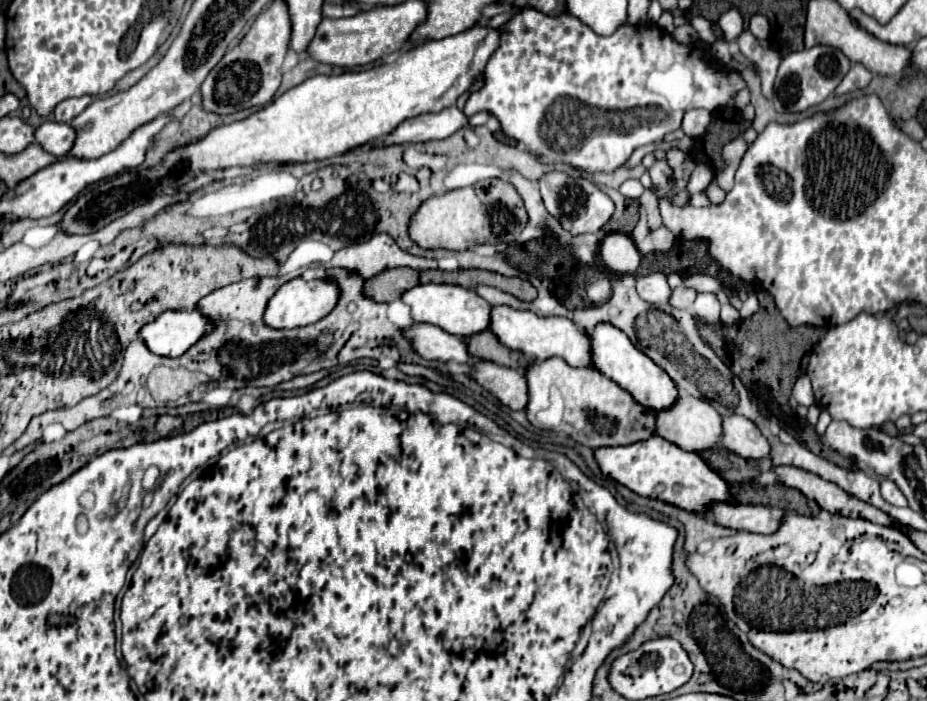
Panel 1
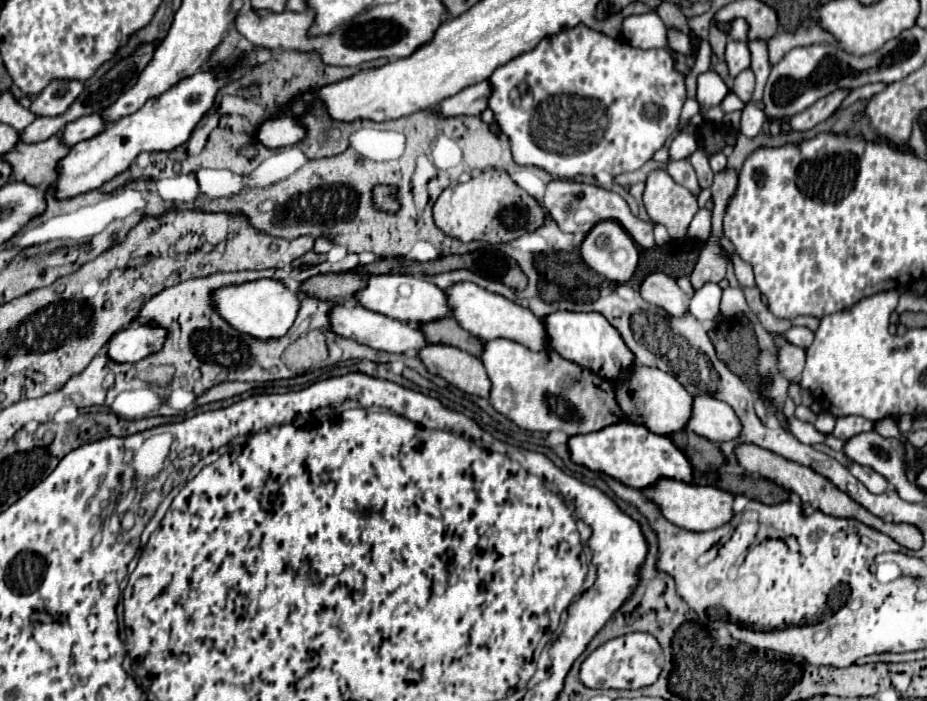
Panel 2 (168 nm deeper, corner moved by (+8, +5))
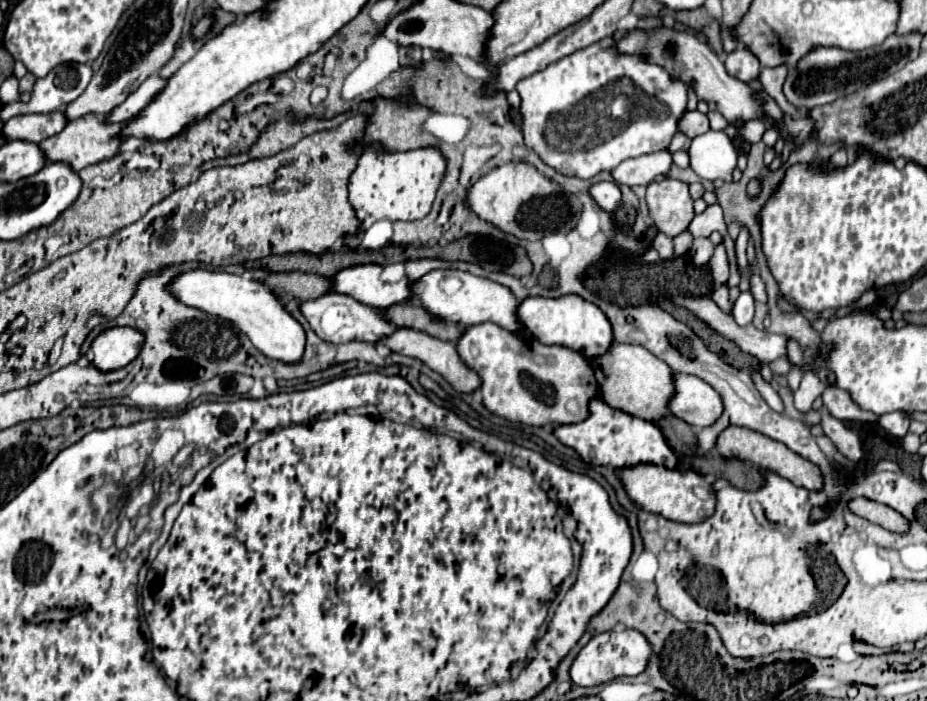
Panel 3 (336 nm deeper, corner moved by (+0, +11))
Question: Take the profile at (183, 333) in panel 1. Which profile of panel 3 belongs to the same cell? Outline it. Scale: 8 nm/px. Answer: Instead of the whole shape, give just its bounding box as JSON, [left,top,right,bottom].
[94,327,144,371]

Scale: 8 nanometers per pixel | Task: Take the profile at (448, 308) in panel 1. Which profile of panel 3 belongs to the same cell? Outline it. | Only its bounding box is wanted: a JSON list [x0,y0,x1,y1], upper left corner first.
[332,265,412,311]

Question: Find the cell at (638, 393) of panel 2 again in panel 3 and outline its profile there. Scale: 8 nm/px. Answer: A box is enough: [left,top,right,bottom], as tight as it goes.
[592,343,676,421]

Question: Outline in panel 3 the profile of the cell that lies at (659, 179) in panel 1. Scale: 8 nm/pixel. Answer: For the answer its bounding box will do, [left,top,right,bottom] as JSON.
[646,179,694,237]

